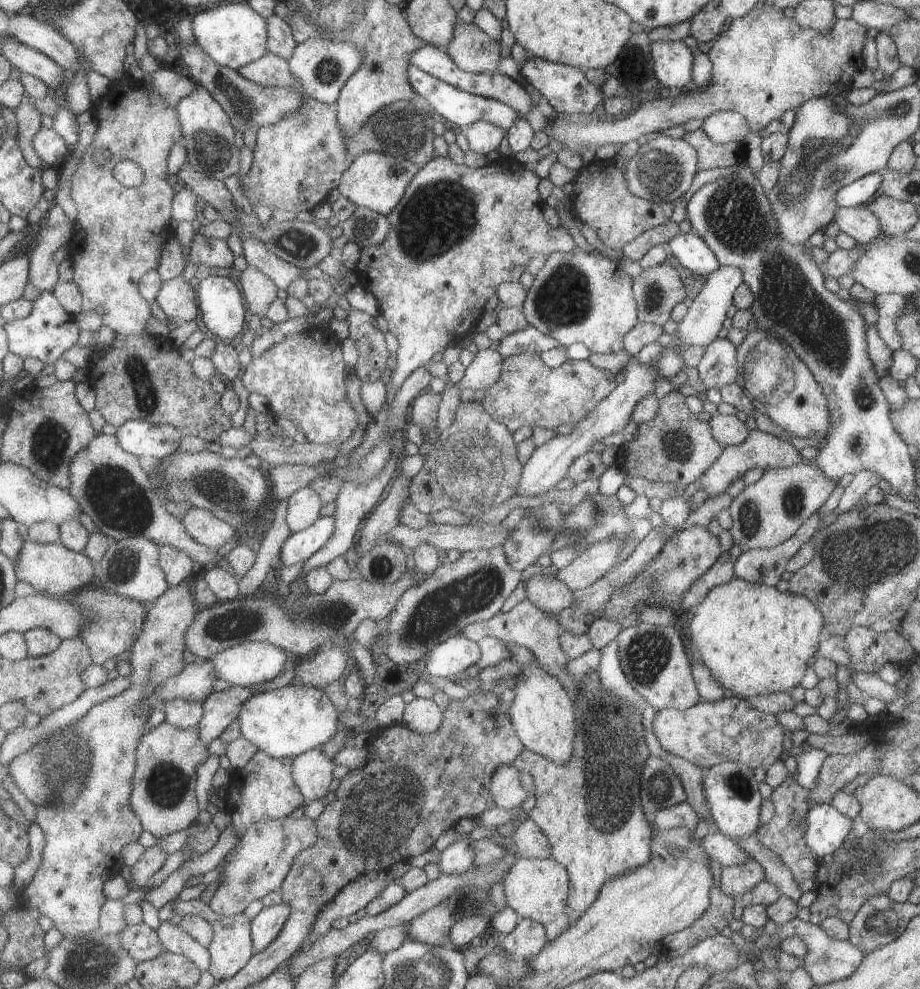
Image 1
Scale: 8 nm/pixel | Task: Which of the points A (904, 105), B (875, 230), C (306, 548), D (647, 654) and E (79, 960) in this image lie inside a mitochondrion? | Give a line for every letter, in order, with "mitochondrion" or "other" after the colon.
A: mitochondrion
B: other
C: other
D: mitochondrion
E: mitochondrion

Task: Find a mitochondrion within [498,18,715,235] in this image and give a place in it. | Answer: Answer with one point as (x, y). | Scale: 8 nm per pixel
(659, 173)

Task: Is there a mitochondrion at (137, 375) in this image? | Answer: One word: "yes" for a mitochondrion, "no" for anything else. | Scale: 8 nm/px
yes

